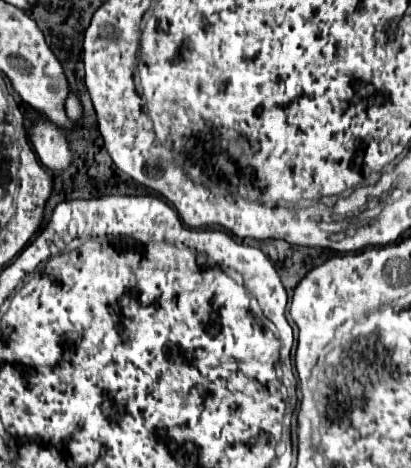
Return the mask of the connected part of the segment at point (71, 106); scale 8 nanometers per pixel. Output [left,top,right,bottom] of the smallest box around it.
[66,94,82,120]

